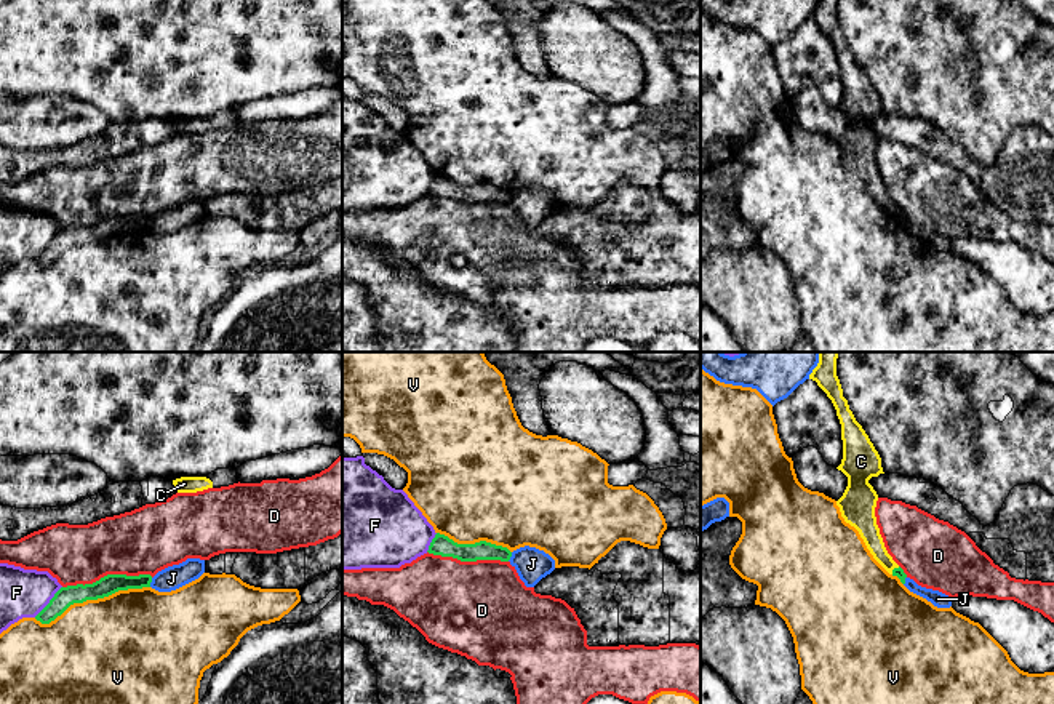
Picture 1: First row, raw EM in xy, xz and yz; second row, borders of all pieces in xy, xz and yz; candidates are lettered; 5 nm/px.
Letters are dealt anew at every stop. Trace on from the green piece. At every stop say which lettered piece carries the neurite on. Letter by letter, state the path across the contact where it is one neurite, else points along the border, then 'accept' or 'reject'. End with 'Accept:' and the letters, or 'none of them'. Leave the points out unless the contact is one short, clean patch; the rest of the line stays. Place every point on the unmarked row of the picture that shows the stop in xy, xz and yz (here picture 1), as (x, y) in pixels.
C: way yz (898, 213), (894, 210), (877, 191), (867, 168); accept
D: reject
F: border xy (61, 228), (34, 258); reject
J: border xy (152, 220), (149, 228); reject
V: reject
Accept: C

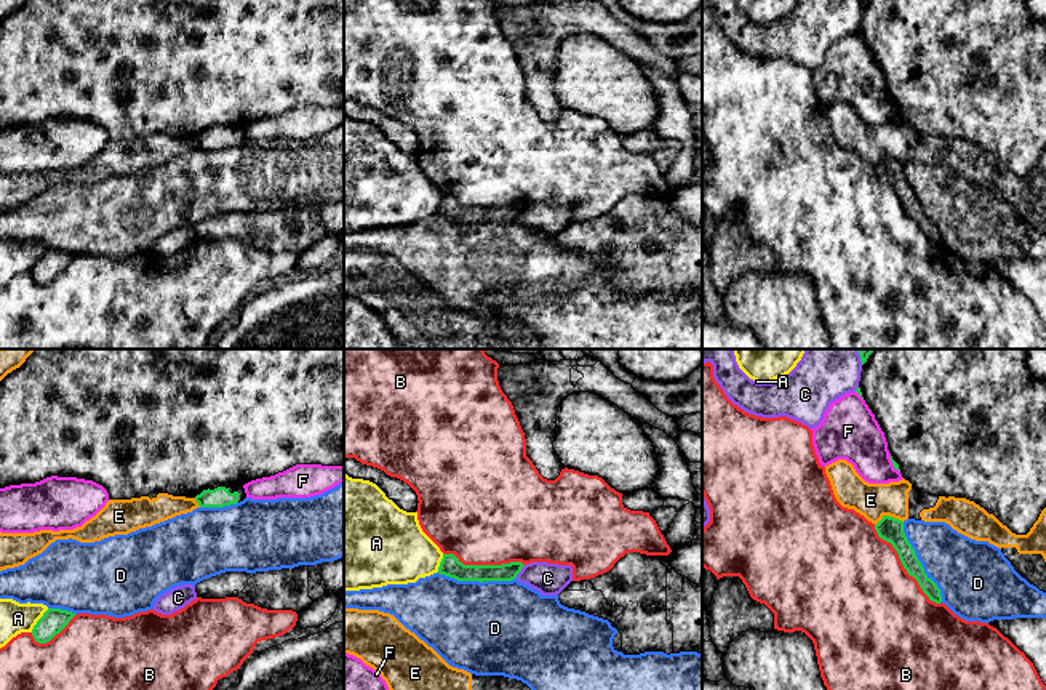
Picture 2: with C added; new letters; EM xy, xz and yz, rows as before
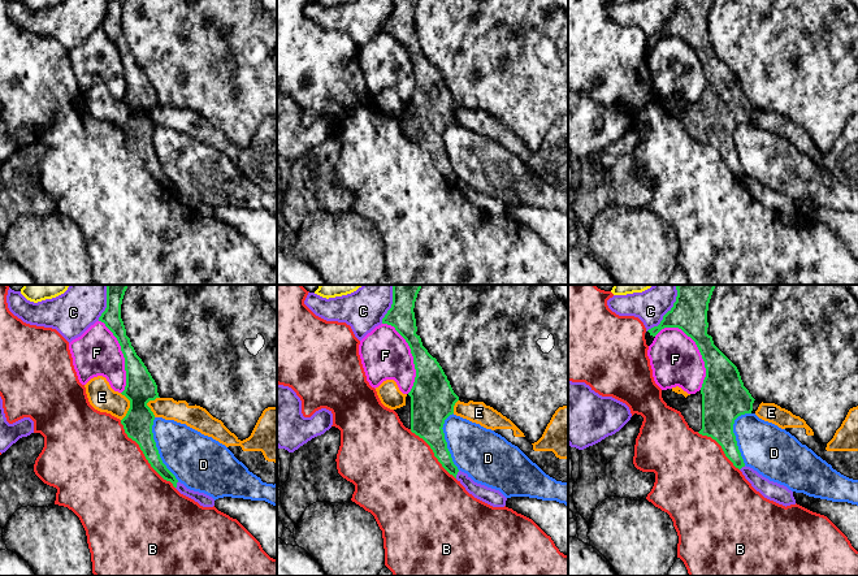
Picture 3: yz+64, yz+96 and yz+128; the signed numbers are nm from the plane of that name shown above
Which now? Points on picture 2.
A: reject
B: reject
C: reject
D: reject
E: reject
F: reject
Accept: none of them

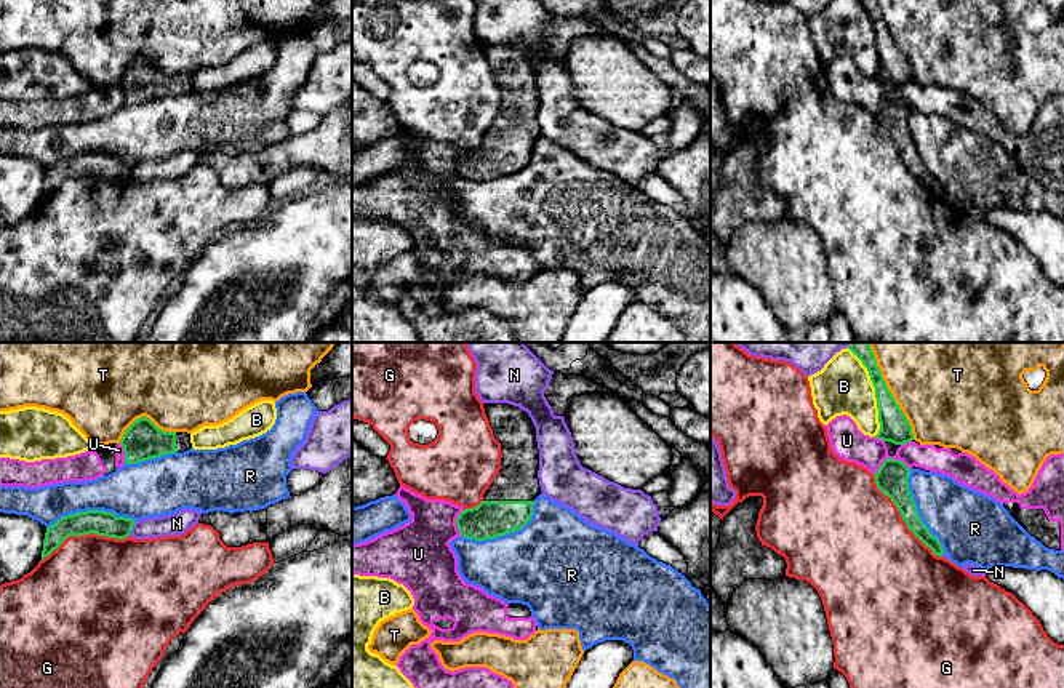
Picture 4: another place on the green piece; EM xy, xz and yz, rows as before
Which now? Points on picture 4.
B: reject
G: reject
N: reject
R: reject
T: reject
U: reject
Accept: none of them

